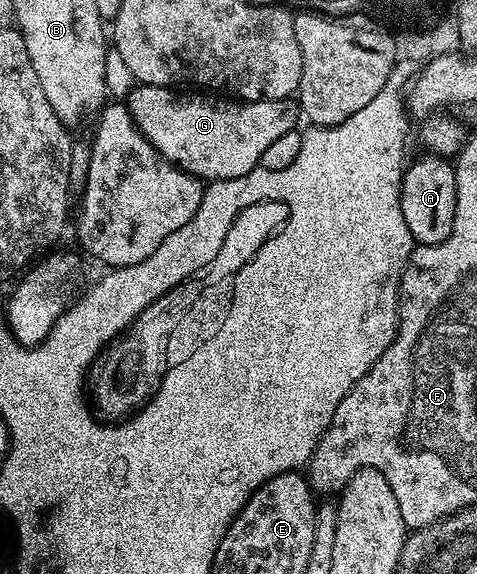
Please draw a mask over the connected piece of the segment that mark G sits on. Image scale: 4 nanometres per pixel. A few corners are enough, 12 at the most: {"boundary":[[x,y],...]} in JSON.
{"boundary":[[137,84],[134,123],[172,165],[238,179],[298,105]]}

